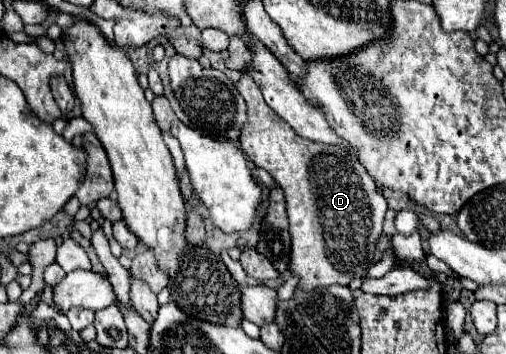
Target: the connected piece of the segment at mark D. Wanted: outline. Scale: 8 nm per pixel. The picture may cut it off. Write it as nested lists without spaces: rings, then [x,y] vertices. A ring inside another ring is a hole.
[[[241,76],[235,84],[239,94],[245,98],[247,104],[247,120],[241,128],[241,148],[249,156],[249,160],[257,166],[267,170],[281,190],[285,192],[287,200],[287,214],[289,214],[289,230],[291,230],[291,272],[301,276],[297,288],[301,290],[315,290],[329,284],[349,284],[355,276],[365,276],[367,266],[375,262],[375,246],[381,236],[383,216],[387,212],[387,200],[375,190],[373,178],[367,174],[363,164],[351,156],[345,148],[327,146],[321,142],[305,140],[295,134],[295,130],[281,118],[267,108],[259,86],[251,76]]]

